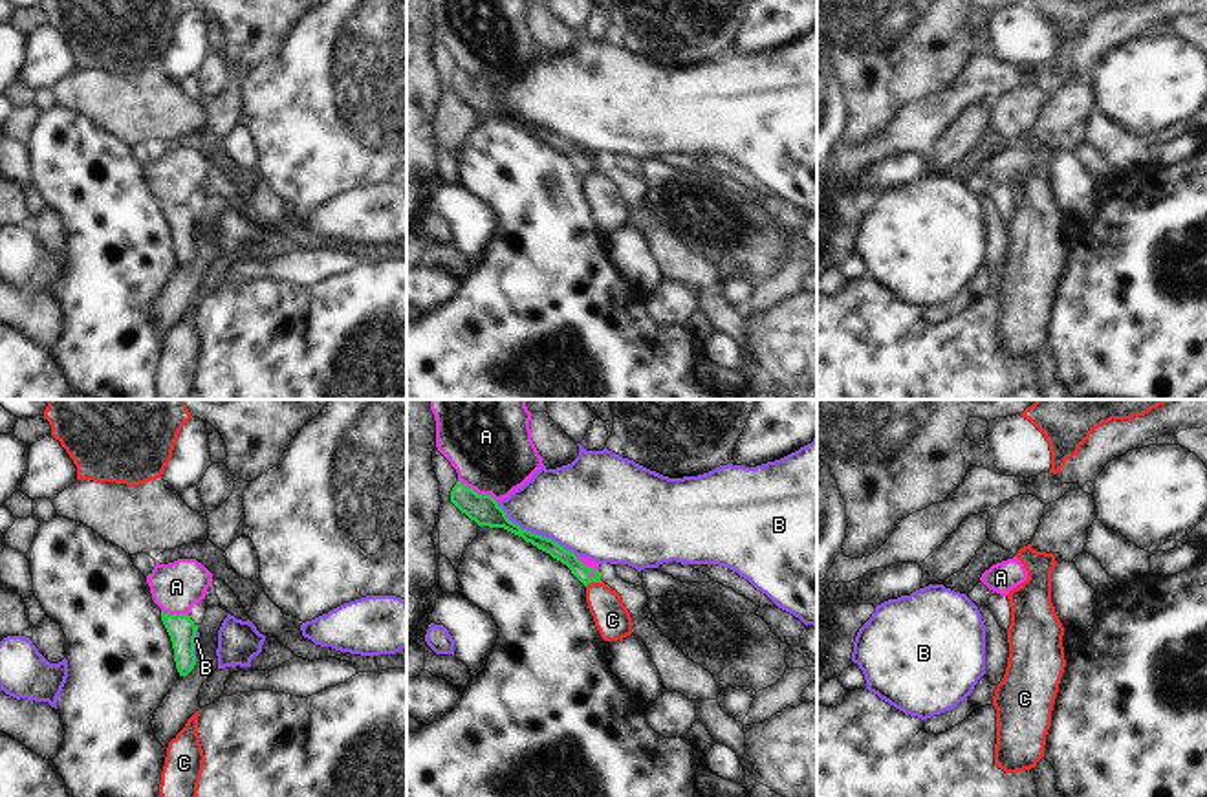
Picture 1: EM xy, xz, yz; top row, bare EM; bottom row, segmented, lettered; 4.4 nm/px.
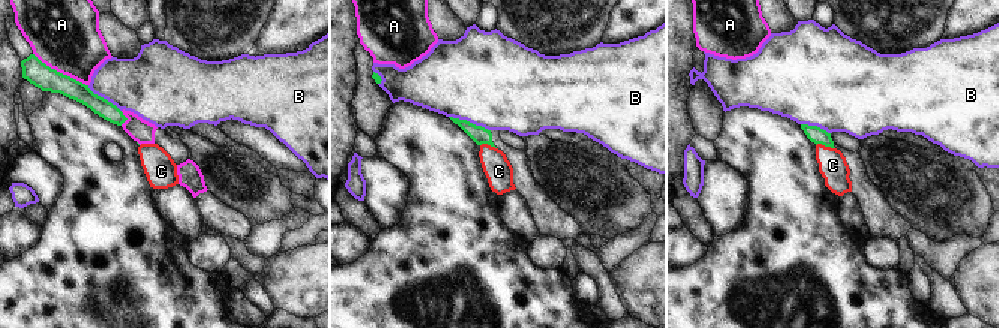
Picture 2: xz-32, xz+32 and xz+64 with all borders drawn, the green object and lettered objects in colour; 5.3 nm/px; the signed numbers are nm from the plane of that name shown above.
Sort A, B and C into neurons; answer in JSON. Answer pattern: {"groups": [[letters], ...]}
{"groups": [["A"], ["B"], ["C"]]}

